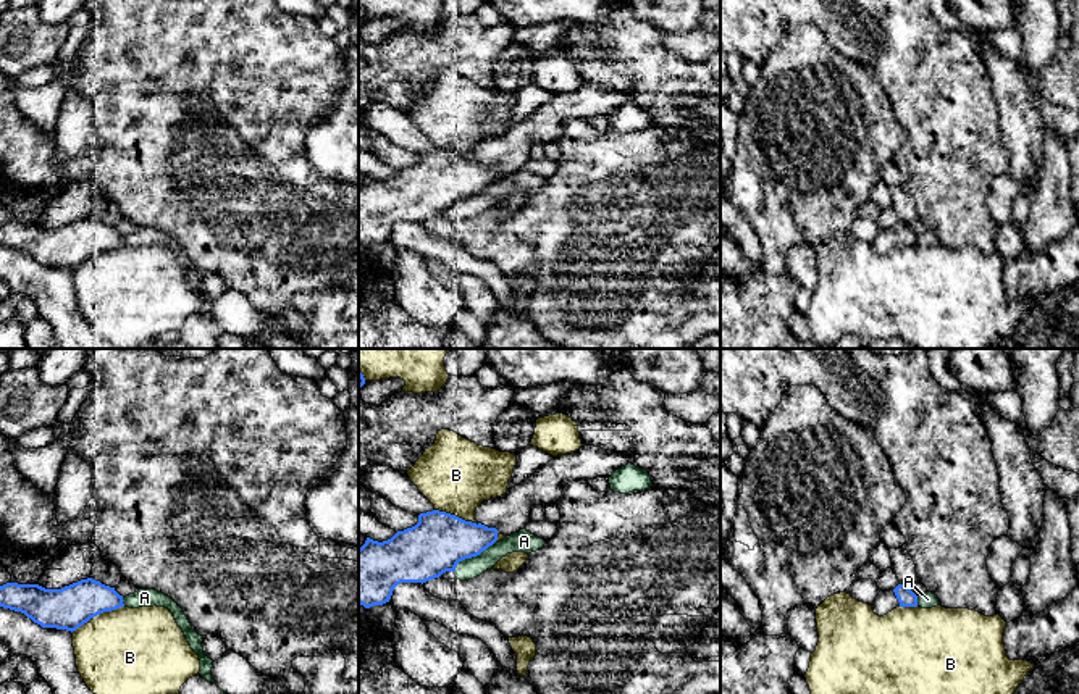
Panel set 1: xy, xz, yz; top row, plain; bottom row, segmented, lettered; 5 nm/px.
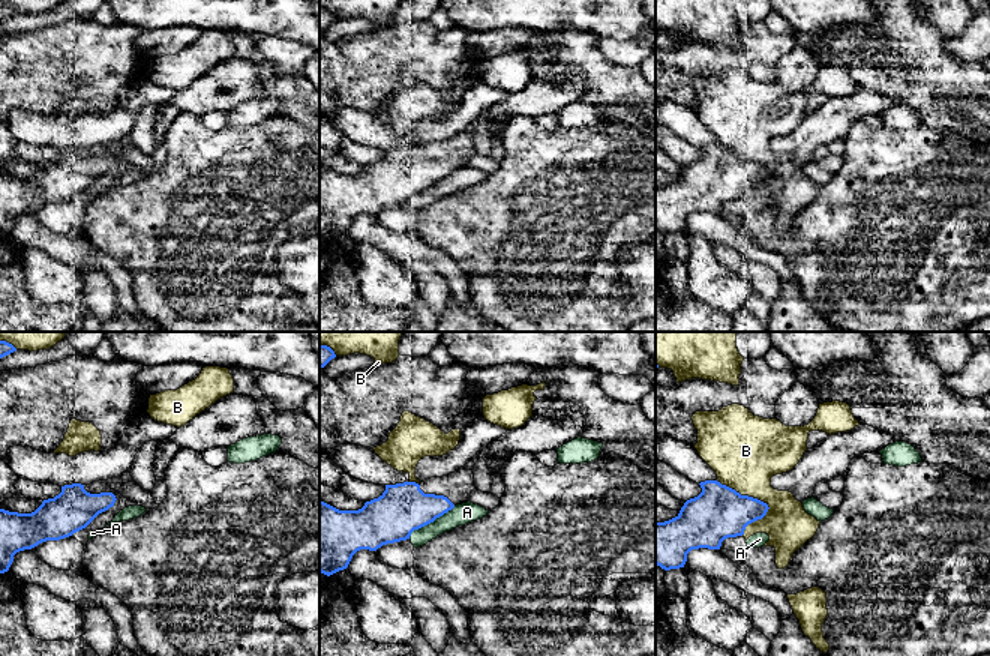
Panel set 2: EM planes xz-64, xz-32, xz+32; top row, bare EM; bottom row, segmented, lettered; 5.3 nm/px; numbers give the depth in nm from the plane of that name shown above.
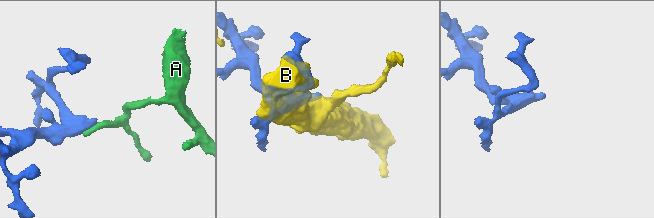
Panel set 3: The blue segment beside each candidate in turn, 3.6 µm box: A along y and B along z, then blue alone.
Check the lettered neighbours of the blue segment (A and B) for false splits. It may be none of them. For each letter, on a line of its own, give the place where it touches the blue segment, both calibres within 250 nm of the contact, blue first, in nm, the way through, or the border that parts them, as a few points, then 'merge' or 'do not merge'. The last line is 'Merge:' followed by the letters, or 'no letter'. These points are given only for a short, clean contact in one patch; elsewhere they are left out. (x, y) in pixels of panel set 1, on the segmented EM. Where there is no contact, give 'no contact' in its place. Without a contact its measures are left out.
A: xz (472, 556) | 280/110 nm | along xz (495, 541), (478, 554), (462, 559), (454, 570) | do not merge
B: xy (97, 614) | 220/440 nm | do not merge
Merge: no letter

